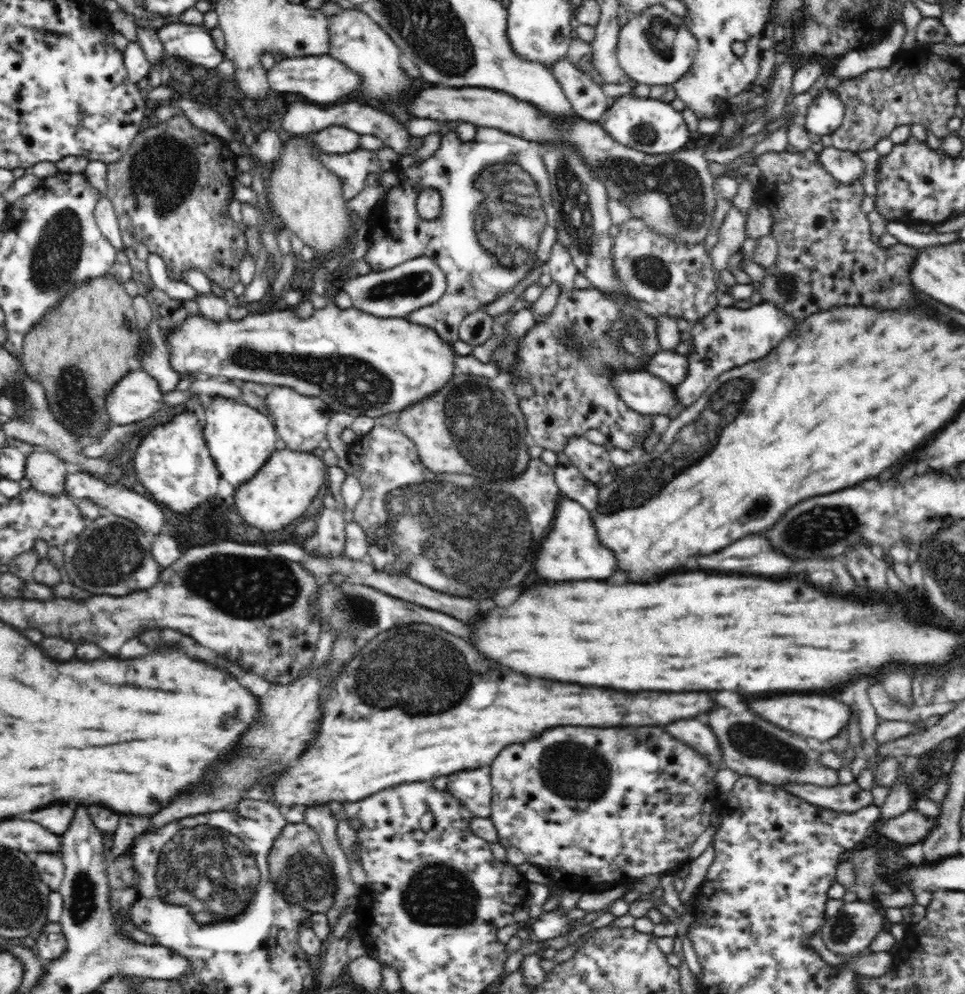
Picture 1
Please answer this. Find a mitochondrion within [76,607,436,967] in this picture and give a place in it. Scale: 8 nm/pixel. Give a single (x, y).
(201, 871)

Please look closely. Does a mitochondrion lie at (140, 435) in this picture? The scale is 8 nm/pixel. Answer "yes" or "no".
no

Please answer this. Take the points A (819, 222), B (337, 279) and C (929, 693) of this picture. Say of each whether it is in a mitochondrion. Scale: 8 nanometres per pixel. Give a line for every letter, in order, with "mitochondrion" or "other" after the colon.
A: other
B: other
C: other

